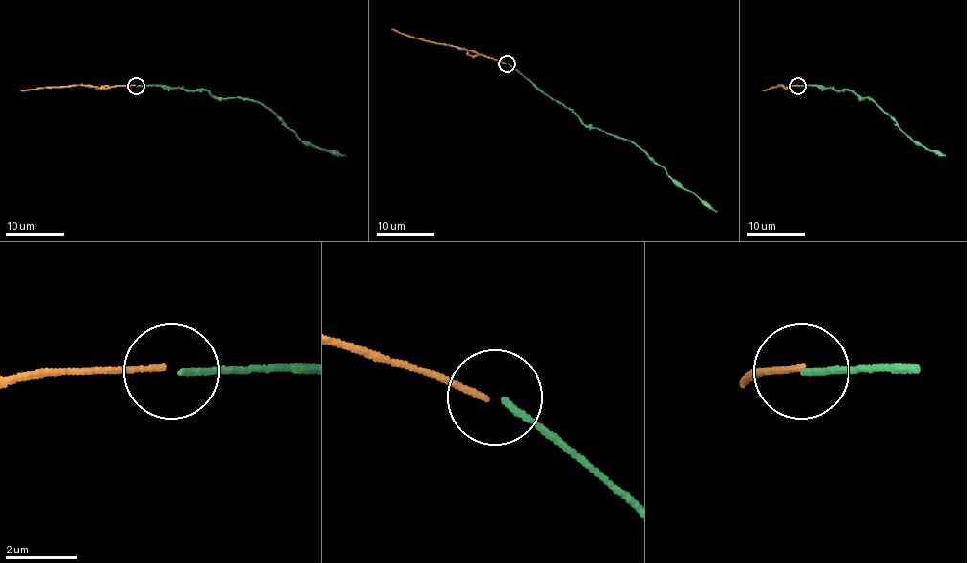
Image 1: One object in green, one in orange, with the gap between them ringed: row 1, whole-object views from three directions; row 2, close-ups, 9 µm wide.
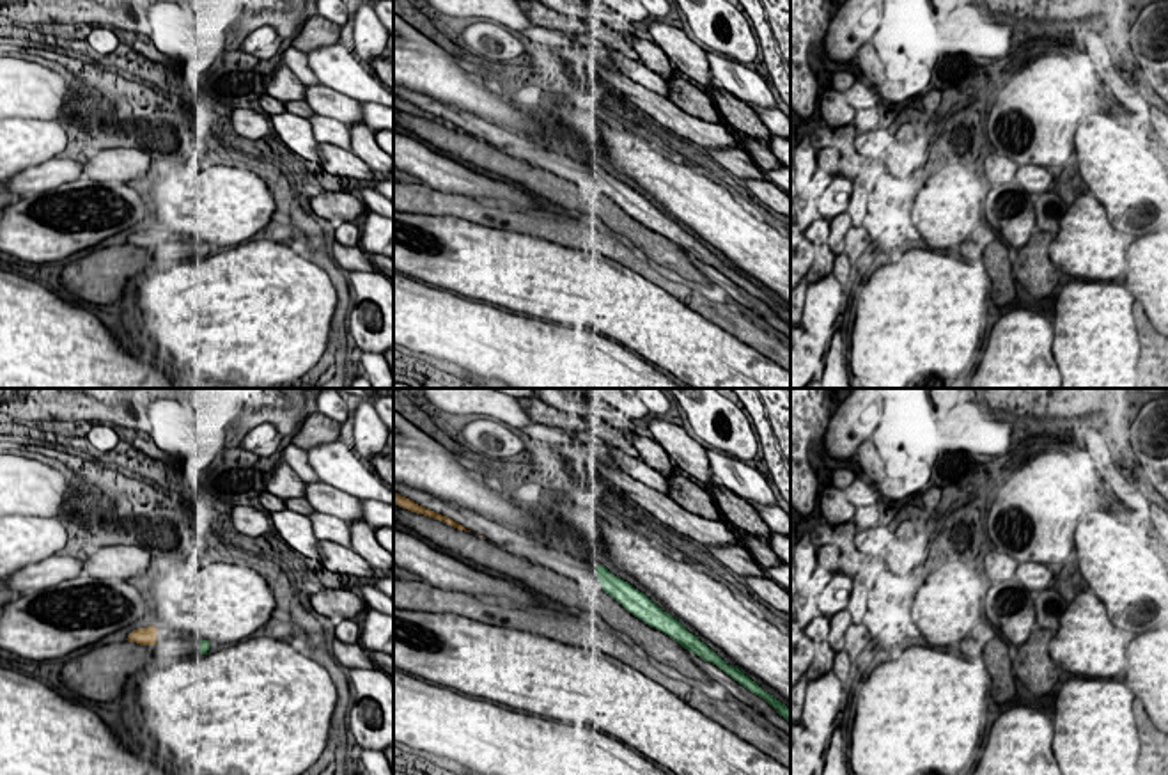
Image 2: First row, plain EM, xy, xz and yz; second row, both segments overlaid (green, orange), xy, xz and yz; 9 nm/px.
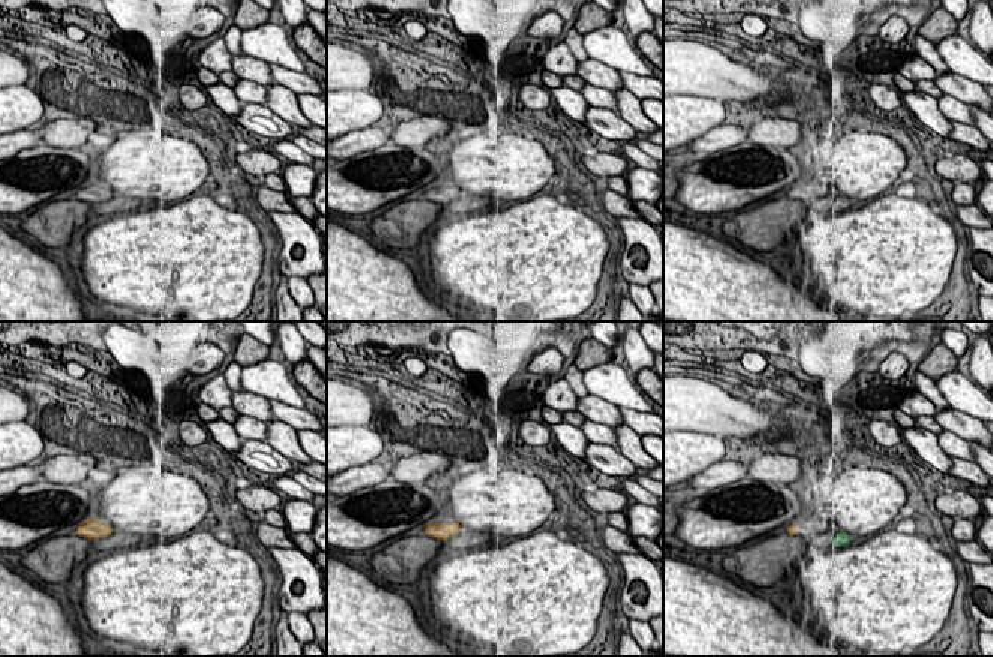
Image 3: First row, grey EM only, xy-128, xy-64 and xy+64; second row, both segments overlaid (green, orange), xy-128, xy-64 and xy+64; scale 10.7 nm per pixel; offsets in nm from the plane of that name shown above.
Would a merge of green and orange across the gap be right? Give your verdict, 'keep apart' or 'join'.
keep apart

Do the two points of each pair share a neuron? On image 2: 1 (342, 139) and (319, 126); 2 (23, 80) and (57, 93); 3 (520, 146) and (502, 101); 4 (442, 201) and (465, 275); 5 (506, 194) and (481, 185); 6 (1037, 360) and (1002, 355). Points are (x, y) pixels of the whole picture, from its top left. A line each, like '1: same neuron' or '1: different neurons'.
1: same neuron
2: same neuron
3: different neurons
4: different neurons
5: same neuron
6: same neuron

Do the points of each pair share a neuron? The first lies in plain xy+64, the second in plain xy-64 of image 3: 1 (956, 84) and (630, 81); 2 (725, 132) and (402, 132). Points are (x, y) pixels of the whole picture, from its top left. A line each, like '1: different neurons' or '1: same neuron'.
1: different neurons
2: different neurons

